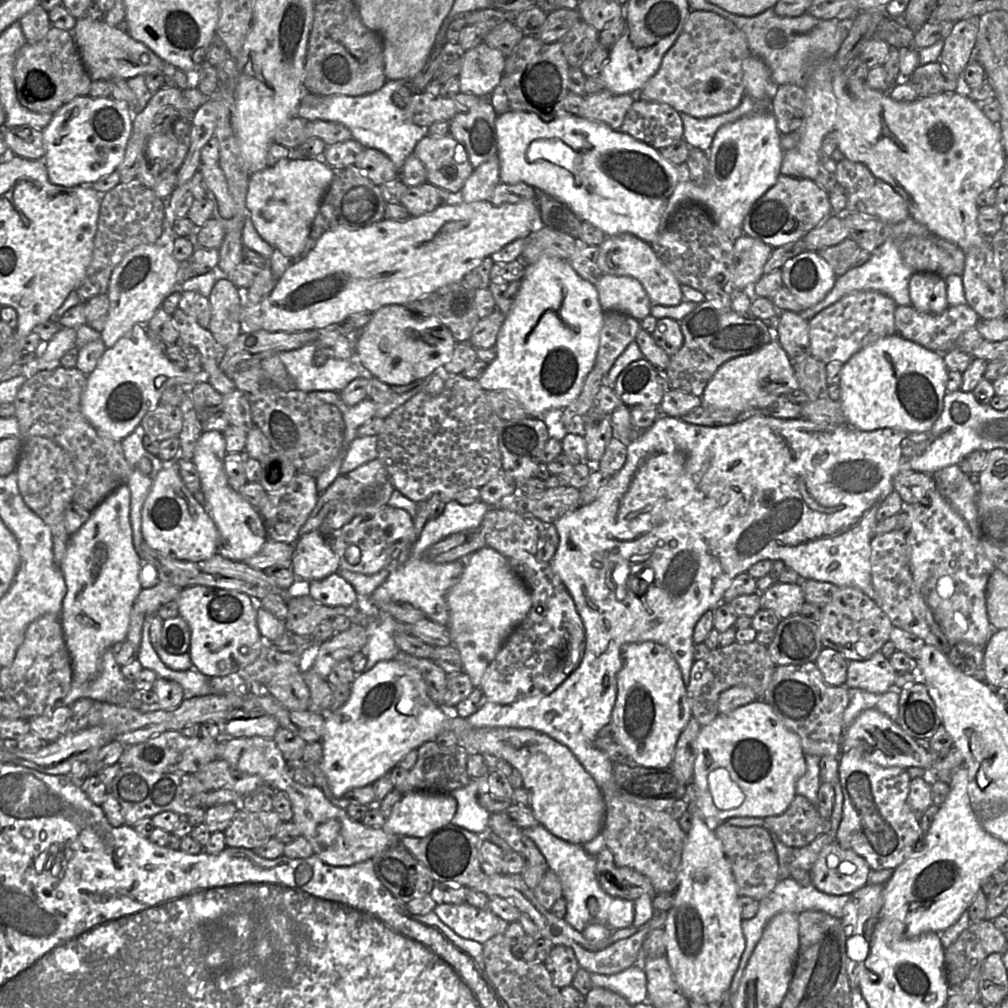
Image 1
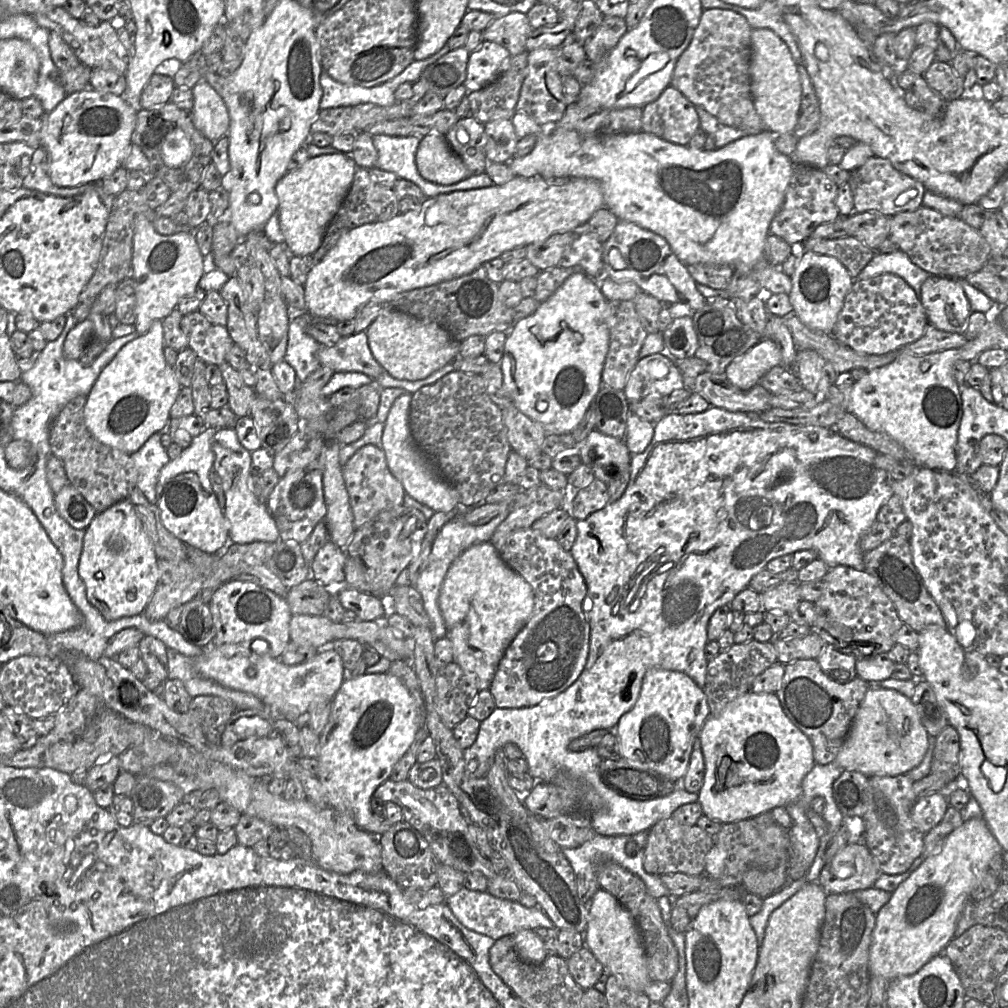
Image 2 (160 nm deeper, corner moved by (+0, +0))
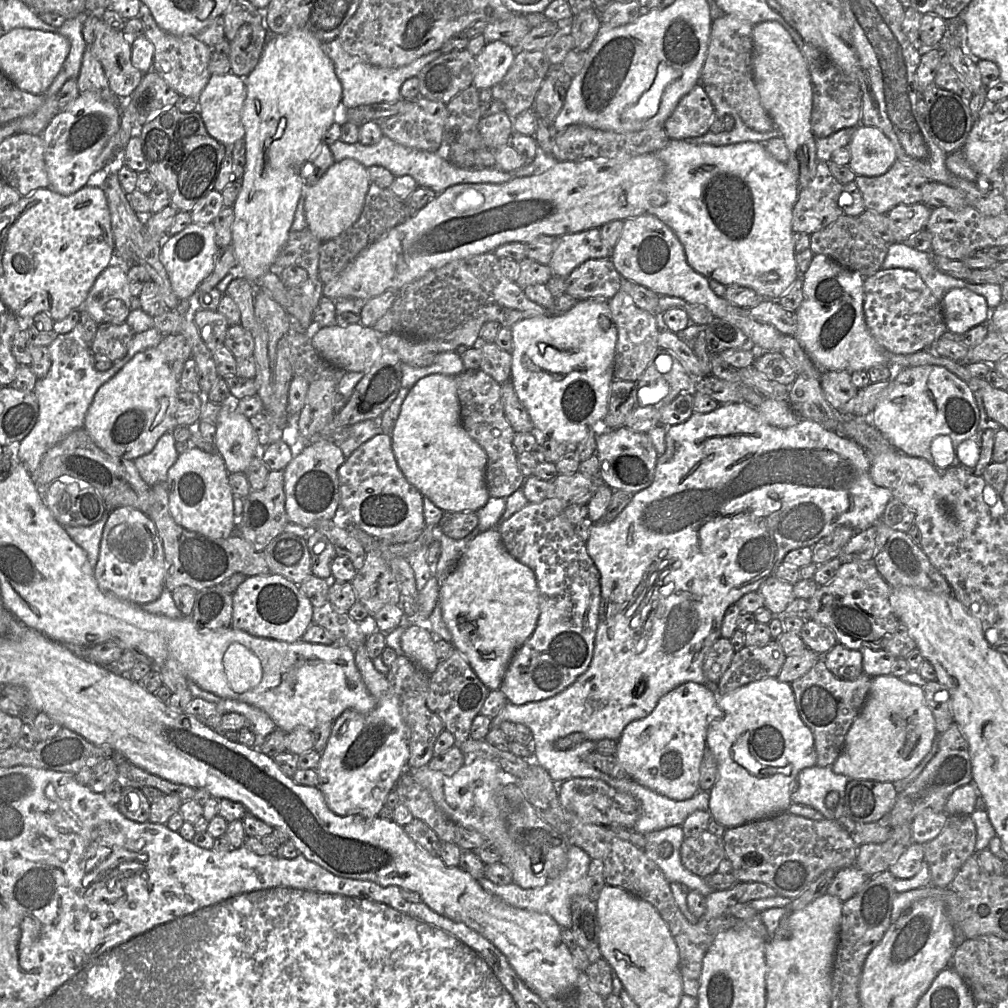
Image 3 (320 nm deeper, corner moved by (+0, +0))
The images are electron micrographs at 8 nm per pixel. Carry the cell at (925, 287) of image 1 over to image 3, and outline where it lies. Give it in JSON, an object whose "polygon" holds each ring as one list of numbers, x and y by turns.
{"polygon":[[967,288,949,290,943,297,941,308,947,330,954,334,963,334,976,325,986,323,990,315,986,298]]}

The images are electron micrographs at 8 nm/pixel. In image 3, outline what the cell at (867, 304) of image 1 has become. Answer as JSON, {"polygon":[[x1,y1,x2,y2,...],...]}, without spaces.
{"polygon":[[881,268,864,279,864,315,870,333,886,350,910,354,928,349,947,330,943,311,918,273]]}

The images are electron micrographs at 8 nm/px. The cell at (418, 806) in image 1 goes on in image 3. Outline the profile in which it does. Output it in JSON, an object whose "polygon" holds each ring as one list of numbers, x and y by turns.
{"polygon":[[365,645,354,652,354,662,367,690,376,700,376,706,367,713,345,710,333,721,316,769,318,788,328,807,338,815,378,816,388,794,407,769,407,726,401,716,399,698,386,676,374,668]]}

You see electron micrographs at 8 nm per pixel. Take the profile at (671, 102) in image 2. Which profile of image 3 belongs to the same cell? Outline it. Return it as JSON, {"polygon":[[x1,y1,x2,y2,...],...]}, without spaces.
{"polygon":[[701,83,696,84,678,102,663,128,670,139,692,139,709,131,714,107]]}

